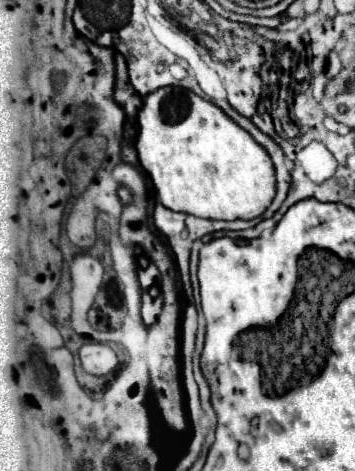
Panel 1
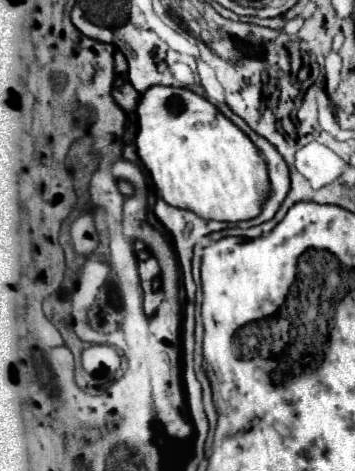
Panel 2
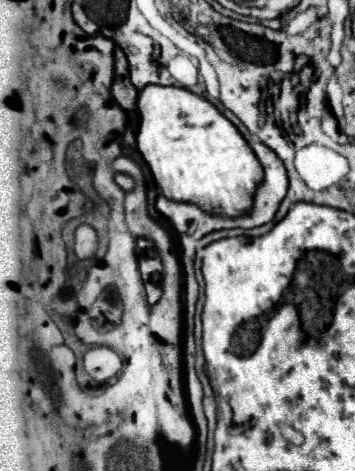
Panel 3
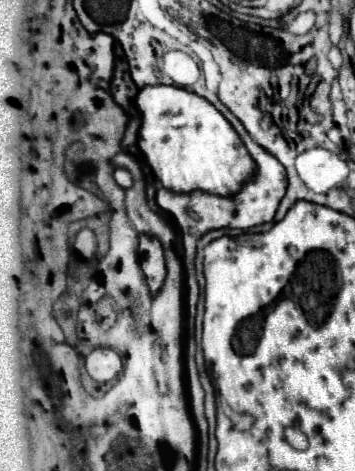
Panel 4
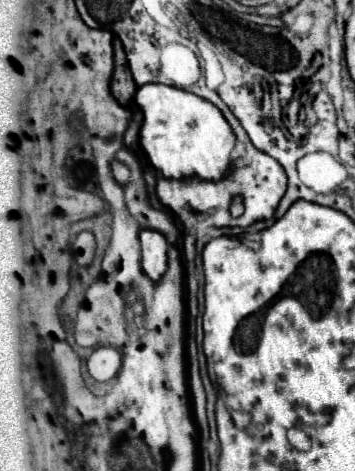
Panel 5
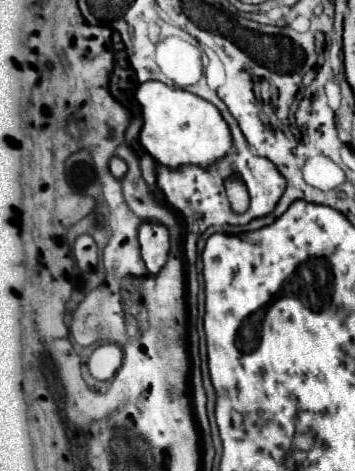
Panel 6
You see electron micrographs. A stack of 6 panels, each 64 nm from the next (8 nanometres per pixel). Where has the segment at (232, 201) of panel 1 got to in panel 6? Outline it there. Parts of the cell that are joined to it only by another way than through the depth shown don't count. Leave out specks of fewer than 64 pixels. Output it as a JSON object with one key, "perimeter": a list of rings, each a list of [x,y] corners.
{"perimeter":[[[156,80],[140,84],[136,88],[136,100],[142,106],[144,118],[140,142],[150,152],[156,164],[172,170],[190,164],[198,168],[208,168],[232,150],[230,128],[220,116],[220,110],[208,100],[188,90],[160,84]]]}

